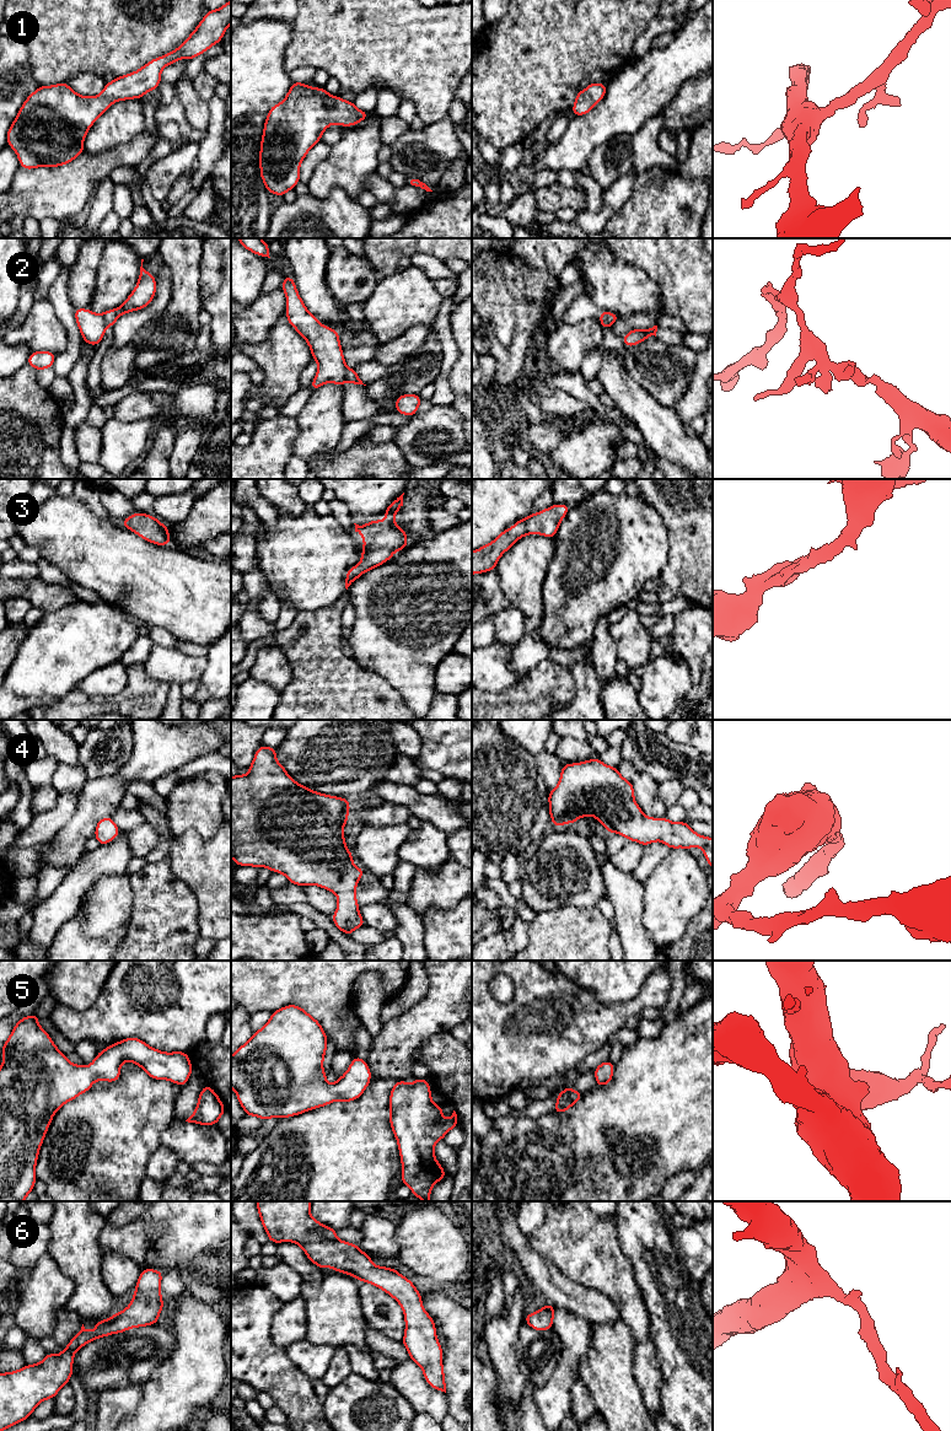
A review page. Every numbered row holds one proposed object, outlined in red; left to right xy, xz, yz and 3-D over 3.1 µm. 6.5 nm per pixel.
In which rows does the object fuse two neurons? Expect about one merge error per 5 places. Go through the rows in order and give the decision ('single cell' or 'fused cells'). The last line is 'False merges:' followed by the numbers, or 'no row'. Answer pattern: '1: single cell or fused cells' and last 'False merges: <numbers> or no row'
1: single cell
2: fused cells
3: single cell
4: single cell
5: single cell
6: single cell
False merges: 2

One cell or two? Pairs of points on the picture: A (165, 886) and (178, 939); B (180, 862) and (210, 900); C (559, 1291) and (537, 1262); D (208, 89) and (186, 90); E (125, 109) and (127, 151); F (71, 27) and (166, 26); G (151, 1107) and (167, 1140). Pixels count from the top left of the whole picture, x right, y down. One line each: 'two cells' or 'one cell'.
A: one cell
B: one cell
C: one cell
D: two cells
E: two cells
F: one cell
G: two cells

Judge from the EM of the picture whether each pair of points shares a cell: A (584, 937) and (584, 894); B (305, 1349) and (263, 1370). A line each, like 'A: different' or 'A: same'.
A: different
B: different

